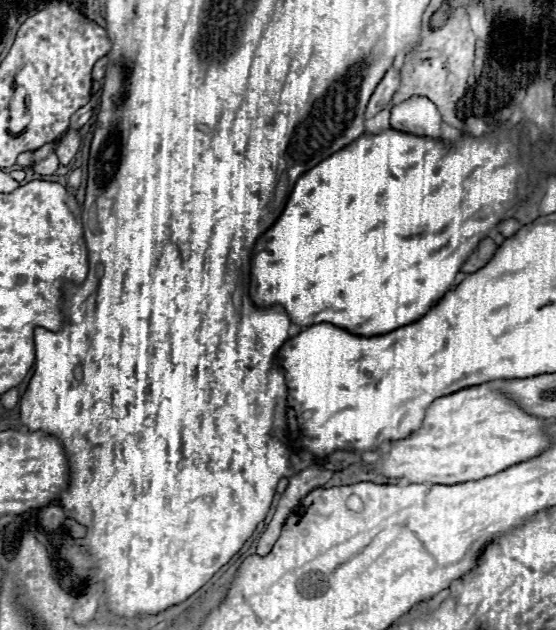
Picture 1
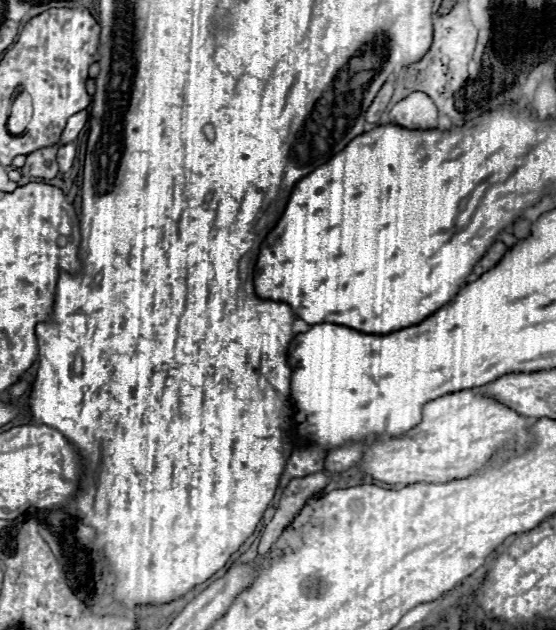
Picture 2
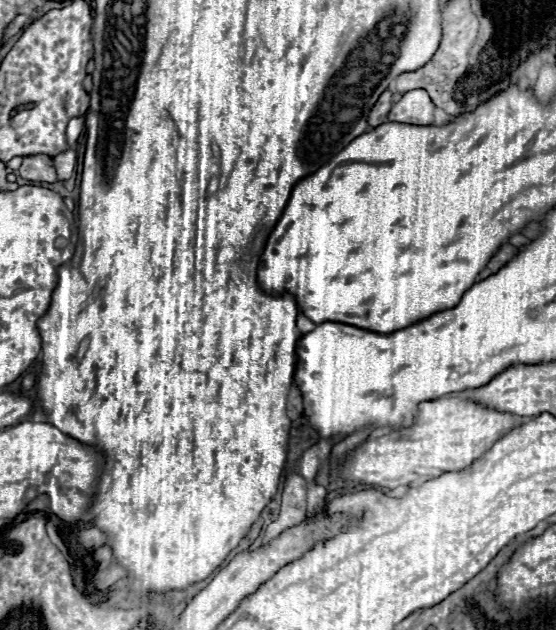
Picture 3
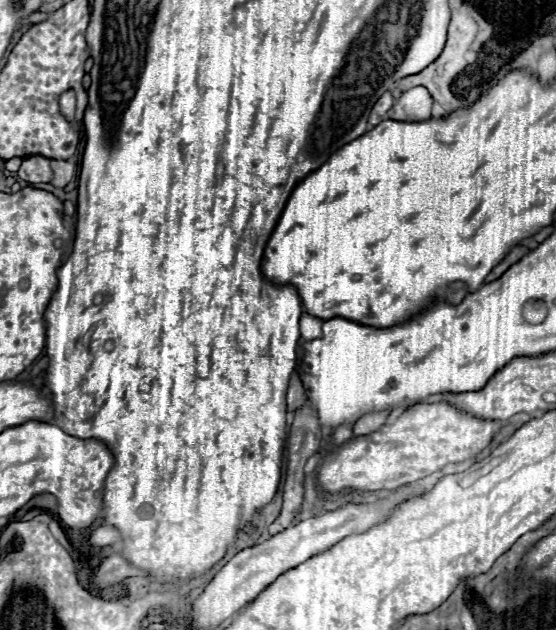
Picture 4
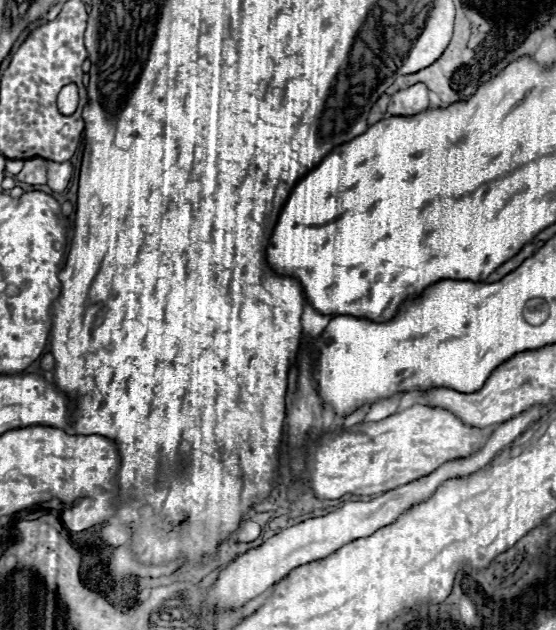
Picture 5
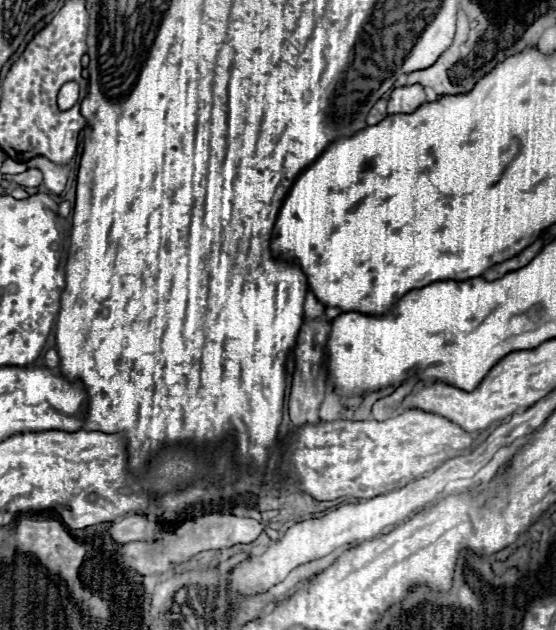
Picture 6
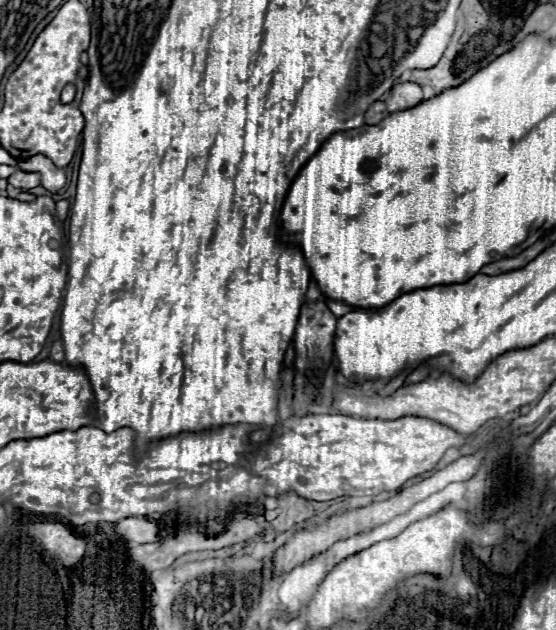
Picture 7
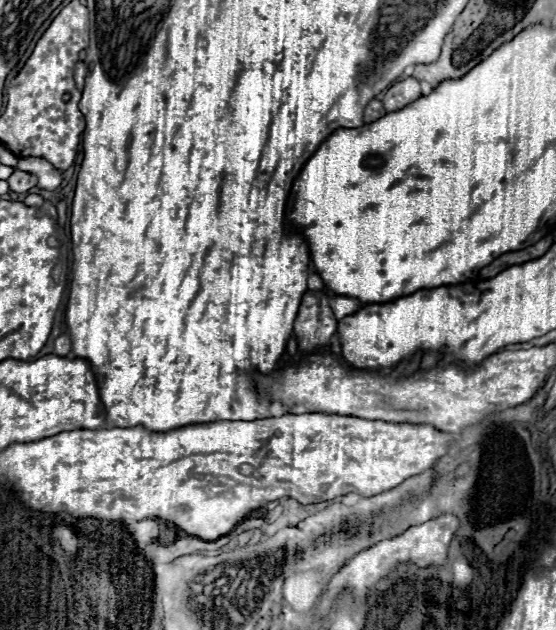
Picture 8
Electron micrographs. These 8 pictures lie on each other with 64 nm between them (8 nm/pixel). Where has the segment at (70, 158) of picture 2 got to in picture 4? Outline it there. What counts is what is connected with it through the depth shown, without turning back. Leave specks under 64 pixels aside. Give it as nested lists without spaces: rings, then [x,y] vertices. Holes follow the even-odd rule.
[[[52,160],[50,166],[52,166],[52,174],[54,174],[50,184],[54,188],[64,188],[74,178],[76,166],[72,162],[68,162],[68,160]]]

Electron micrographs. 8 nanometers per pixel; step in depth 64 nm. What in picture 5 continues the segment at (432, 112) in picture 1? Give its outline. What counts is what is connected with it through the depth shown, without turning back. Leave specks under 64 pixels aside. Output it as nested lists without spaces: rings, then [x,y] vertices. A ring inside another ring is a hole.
[[[414,84],[410,88],[398,90],[392,94],[392,100],[388,104],[390,116],[414,116],[422,110],[426,110],[428,104],[428,88],[424,84]]]

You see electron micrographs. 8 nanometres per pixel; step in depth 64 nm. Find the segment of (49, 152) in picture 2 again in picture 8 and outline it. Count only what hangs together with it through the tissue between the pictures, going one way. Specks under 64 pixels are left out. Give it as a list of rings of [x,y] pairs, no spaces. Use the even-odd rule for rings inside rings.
[[[14,170],[14,174],[8,178],[8,184],[10,184],[10,190],[12,192],[28,192],[30,188],[36,186],[36,180],[34,176],[30,176],[28,172],[22,172],[22,170]]]

